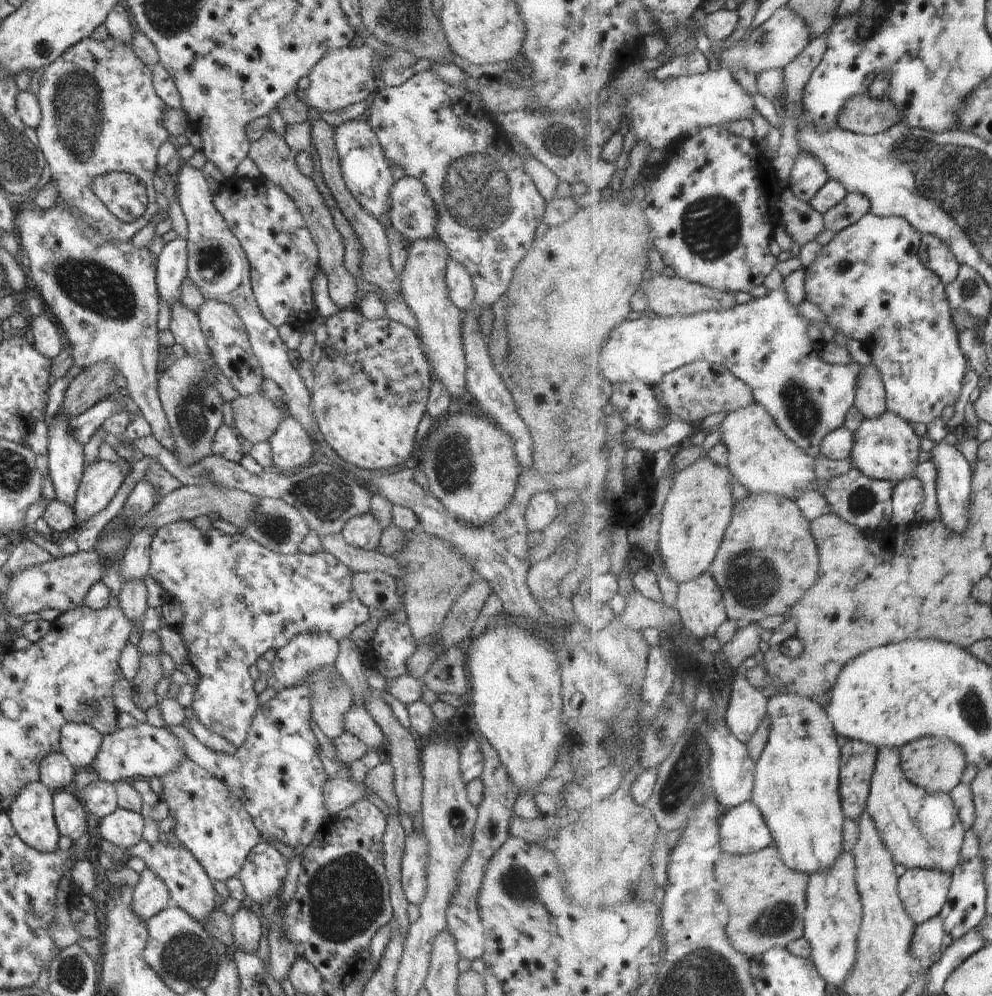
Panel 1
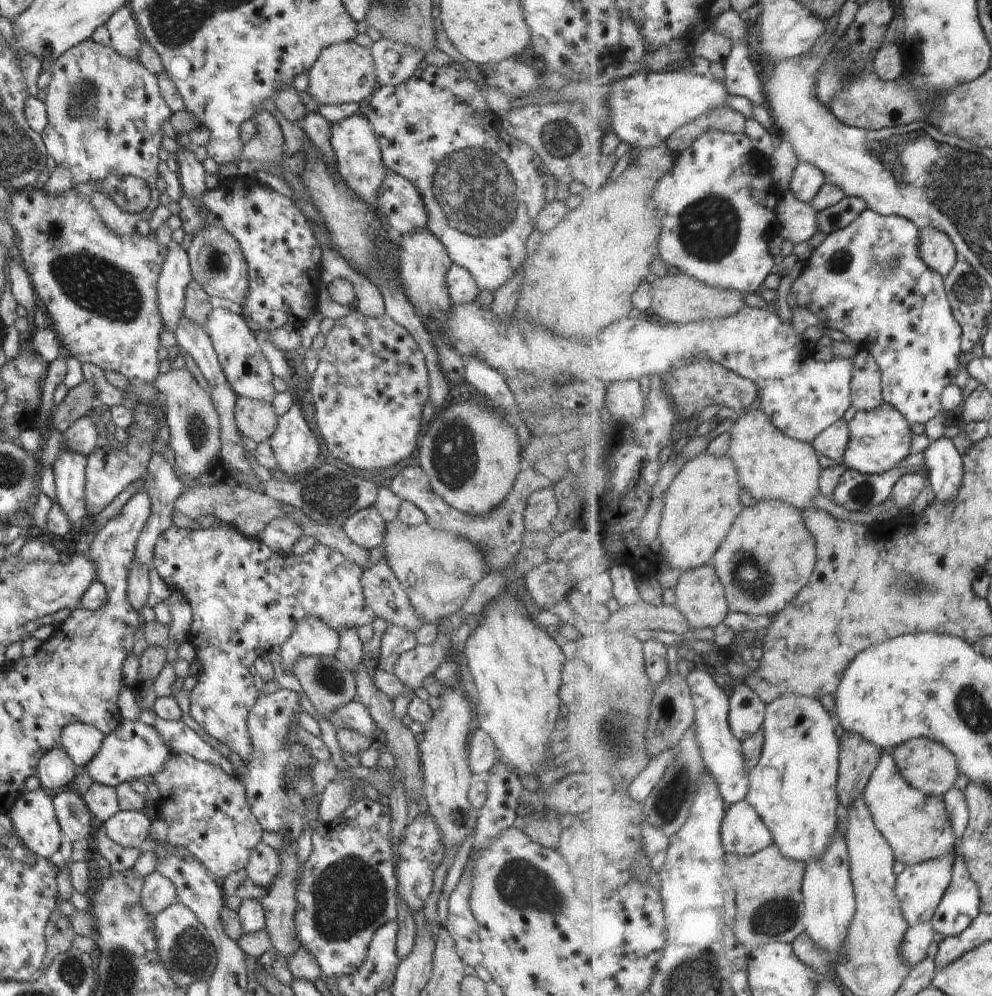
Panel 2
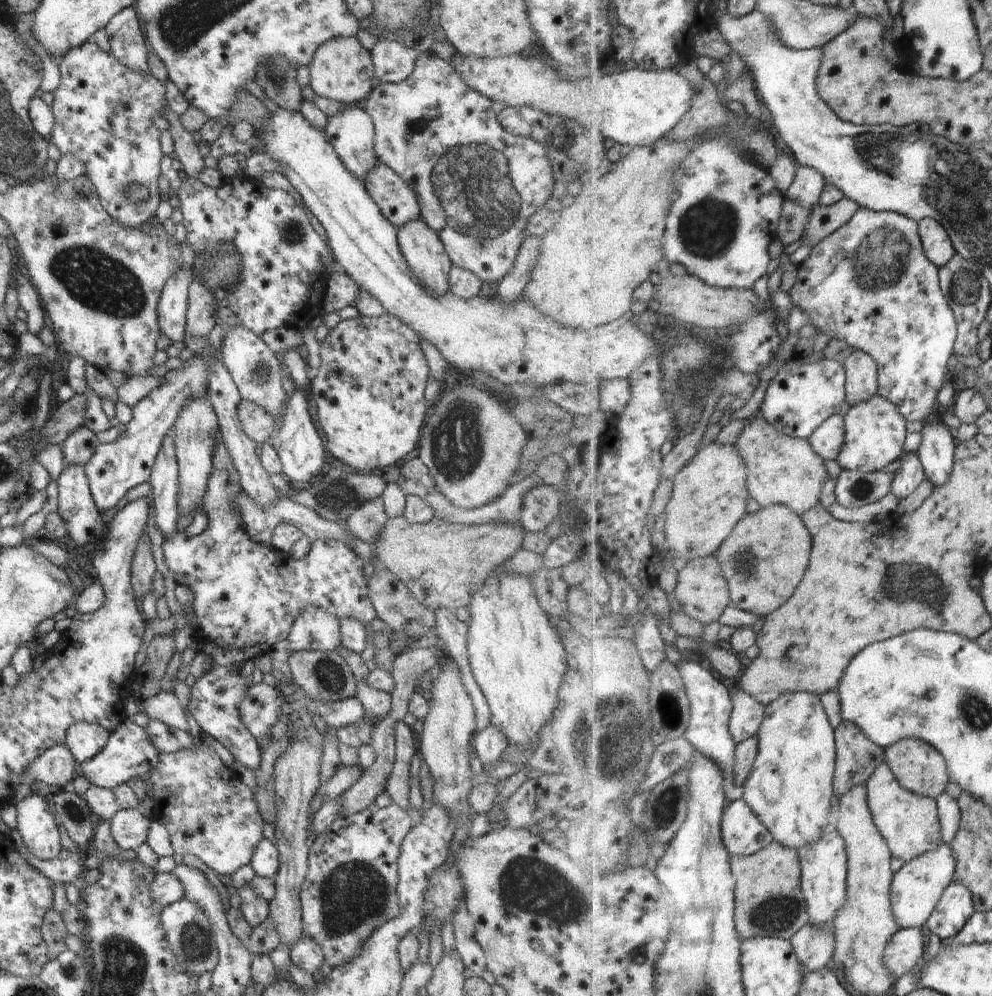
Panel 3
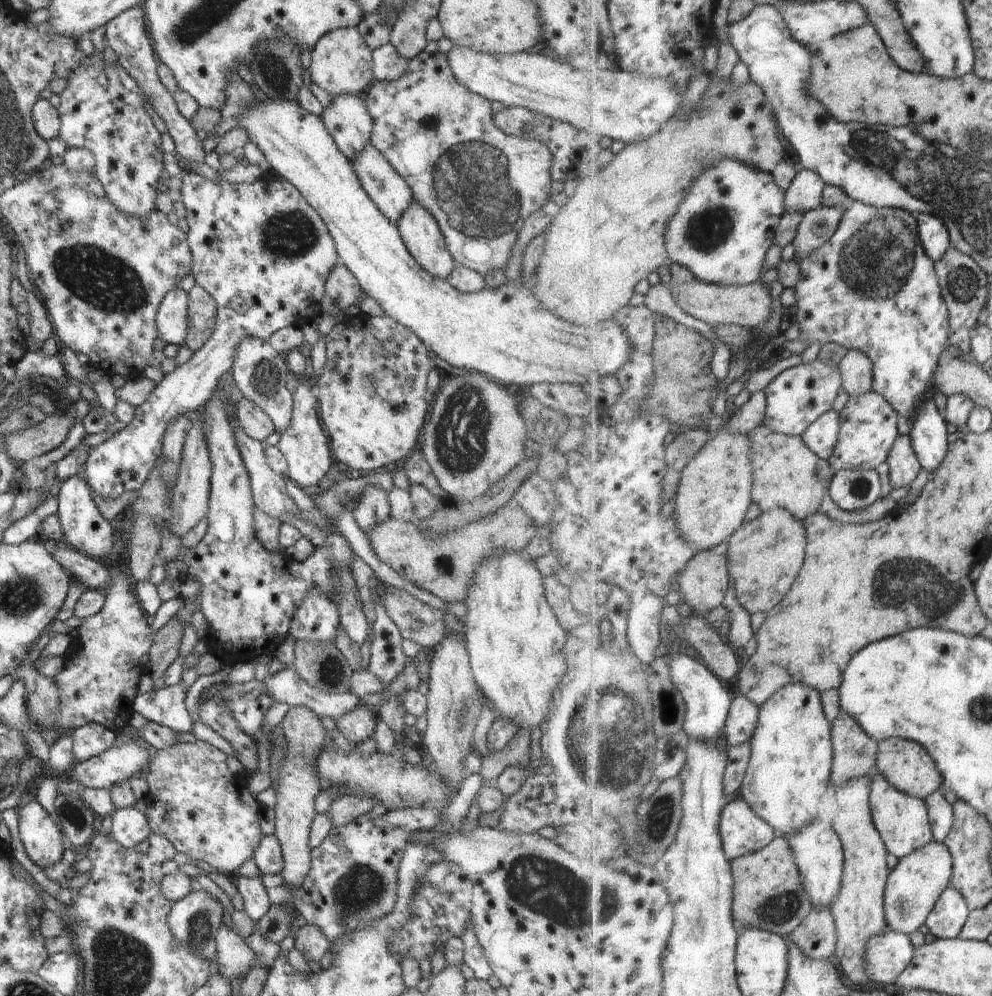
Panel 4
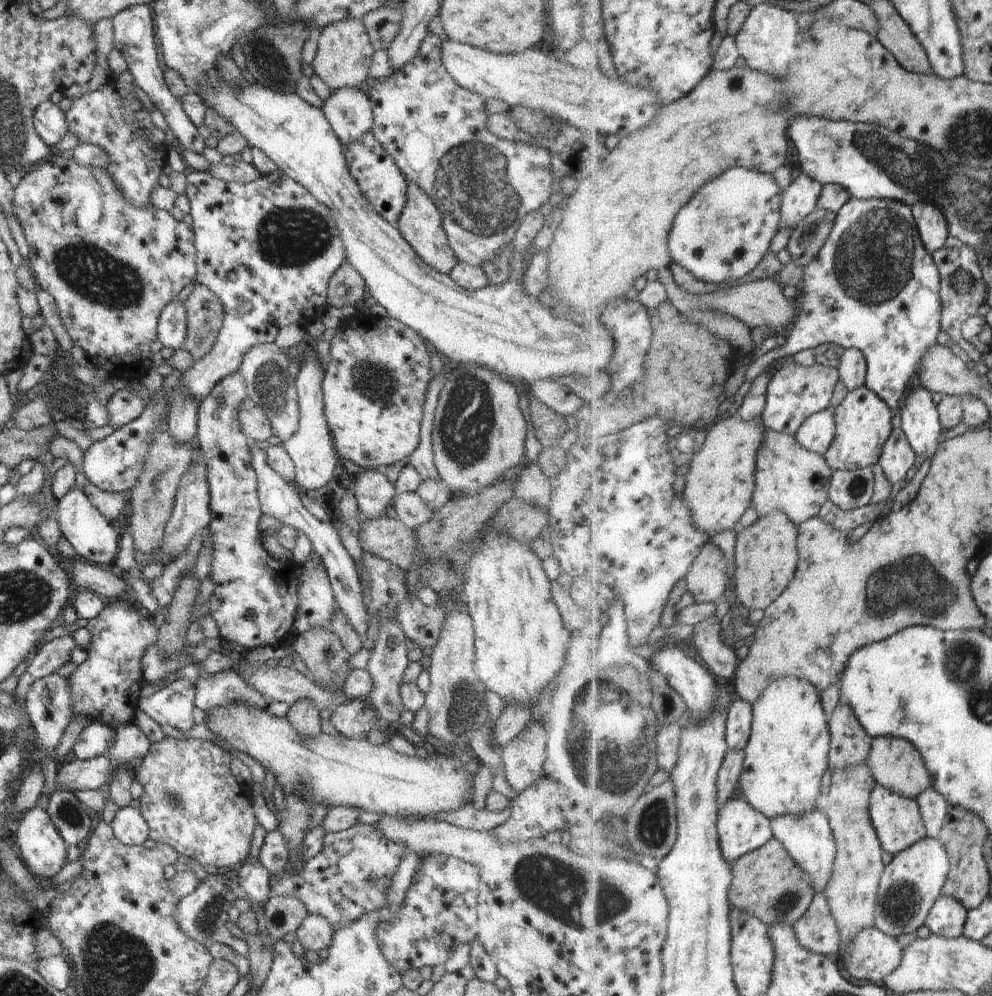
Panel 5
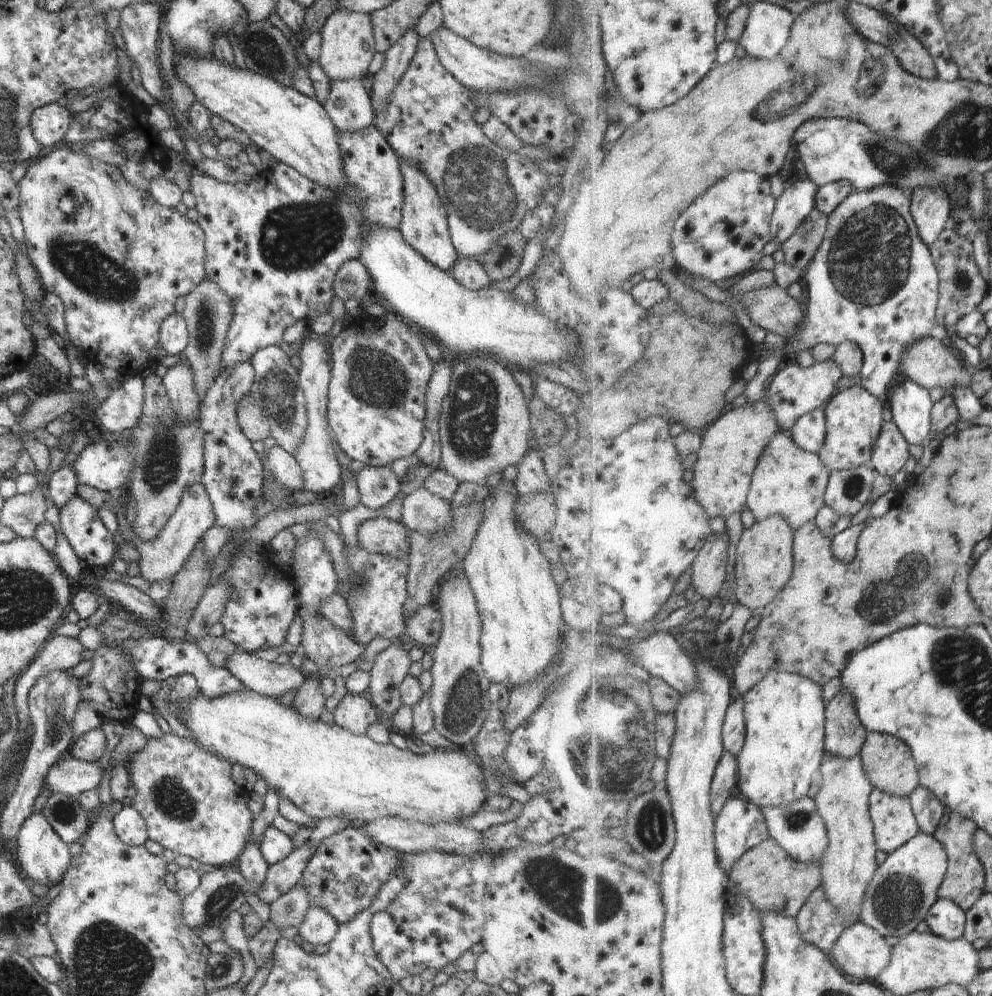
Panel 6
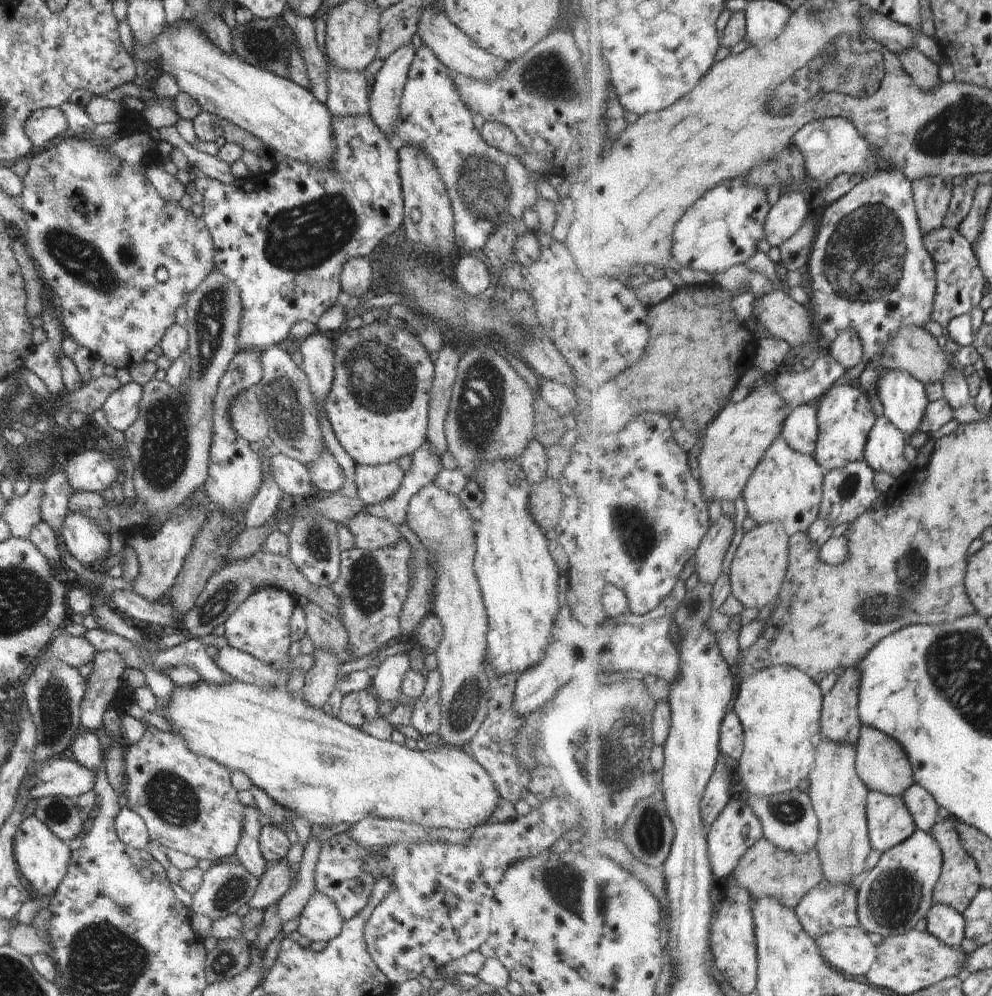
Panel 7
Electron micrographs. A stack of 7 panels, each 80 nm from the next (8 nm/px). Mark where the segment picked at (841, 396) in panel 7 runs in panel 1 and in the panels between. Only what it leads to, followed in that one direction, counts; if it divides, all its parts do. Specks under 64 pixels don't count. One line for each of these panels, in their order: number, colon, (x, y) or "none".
1: (887, 447)
2: (882, 437)
3: (876, 430)
4: (870, 431)
5: (864, 420)
6: (855, 418)

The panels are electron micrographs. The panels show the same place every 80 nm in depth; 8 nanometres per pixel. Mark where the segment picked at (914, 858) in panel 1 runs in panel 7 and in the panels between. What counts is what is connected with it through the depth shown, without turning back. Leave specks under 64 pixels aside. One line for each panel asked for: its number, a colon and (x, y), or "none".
2: (918, 826)
3: (910, 822)
4: (904, 821)
5: (899, 820)
6: (896, 823)
7: (891, 823)

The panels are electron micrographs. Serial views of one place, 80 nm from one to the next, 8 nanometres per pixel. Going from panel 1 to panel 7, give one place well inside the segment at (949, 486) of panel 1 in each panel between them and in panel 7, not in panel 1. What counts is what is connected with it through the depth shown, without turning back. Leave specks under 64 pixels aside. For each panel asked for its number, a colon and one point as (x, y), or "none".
2: (945, 464)
3: (938, 449)
4: (931, 439)
5: (922, 423)
6: (911, 404)
7: (905, 400)

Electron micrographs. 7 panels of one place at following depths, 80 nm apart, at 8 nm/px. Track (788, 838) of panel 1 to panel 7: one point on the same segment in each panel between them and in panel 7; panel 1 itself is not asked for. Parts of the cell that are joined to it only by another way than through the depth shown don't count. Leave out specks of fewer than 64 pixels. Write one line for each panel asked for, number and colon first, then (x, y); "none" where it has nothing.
2: (795, 787)
3: (791, 788)
4: (793, 756)
5: (787, 759)
6: (786, 713)
7: (782, 708)

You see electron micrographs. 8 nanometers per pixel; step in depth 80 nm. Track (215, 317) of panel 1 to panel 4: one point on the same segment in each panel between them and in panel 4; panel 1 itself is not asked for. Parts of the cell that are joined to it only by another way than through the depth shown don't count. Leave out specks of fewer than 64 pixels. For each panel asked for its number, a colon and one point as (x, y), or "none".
2: (246, 368)
3: (256, 370)
4: (259, 371)

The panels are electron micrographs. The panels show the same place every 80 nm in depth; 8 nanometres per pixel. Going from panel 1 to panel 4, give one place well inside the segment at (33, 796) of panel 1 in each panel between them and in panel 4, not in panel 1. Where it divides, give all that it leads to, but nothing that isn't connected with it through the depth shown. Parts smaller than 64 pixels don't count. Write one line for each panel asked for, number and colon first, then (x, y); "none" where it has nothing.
2: (33, 816)
3: (35, 823)
4: (42, 840)

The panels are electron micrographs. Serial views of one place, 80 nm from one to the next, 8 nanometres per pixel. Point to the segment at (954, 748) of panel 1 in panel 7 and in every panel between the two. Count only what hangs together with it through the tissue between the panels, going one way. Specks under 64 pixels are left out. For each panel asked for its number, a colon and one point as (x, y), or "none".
2: (929, 765)
3: (920, 767)
4: (909, 765)
5: (898, 764)
6: (890, 763)
7: (884, 763)

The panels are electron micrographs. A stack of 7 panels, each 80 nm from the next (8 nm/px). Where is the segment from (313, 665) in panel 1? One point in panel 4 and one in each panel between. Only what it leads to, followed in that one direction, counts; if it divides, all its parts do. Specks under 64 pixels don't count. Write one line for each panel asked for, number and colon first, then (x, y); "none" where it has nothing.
2: (311, 637)
3: (314, 629)
4: (317, 618)

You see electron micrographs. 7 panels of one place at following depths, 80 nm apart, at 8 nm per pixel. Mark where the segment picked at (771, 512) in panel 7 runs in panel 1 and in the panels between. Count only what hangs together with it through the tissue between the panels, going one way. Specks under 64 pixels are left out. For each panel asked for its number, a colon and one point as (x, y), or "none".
1: (763, 458)
2: (773, 465)
3: (783, 469)
4: (788, 473)
5: (792, 479)
6: (790, 481)

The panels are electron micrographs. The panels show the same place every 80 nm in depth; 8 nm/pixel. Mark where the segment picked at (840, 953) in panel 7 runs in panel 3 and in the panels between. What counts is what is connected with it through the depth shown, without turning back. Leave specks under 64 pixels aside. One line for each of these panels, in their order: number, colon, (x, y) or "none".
3: (908, 946)
4: (890, 953)
5: (873, 955)
6: (861, 951)

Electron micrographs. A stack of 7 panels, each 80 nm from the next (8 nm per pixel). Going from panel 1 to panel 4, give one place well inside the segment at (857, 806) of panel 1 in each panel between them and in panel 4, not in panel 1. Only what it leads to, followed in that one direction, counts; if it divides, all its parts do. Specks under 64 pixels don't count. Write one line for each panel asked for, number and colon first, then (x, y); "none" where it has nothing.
2: (860, 757)
3: (859, 757)
4: (856, 752)

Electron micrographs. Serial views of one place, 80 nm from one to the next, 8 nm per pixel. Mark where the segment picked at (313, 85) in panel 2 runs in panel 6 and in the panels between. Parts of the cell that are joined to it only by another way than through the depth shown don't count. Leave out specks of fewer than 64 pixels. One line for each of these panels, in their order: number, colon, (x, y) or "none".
3: (341, 69)
4: (341, 62)
5: (344, 53)
6: (348, 46)

